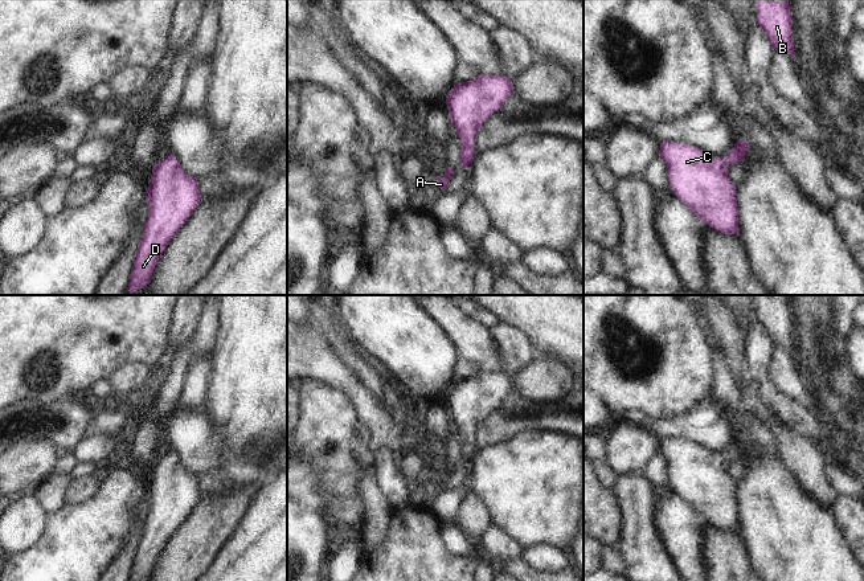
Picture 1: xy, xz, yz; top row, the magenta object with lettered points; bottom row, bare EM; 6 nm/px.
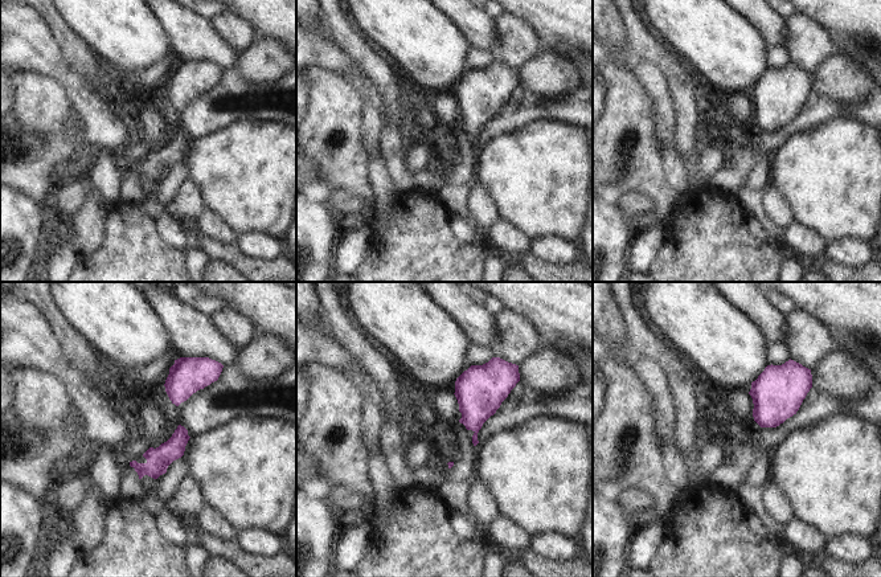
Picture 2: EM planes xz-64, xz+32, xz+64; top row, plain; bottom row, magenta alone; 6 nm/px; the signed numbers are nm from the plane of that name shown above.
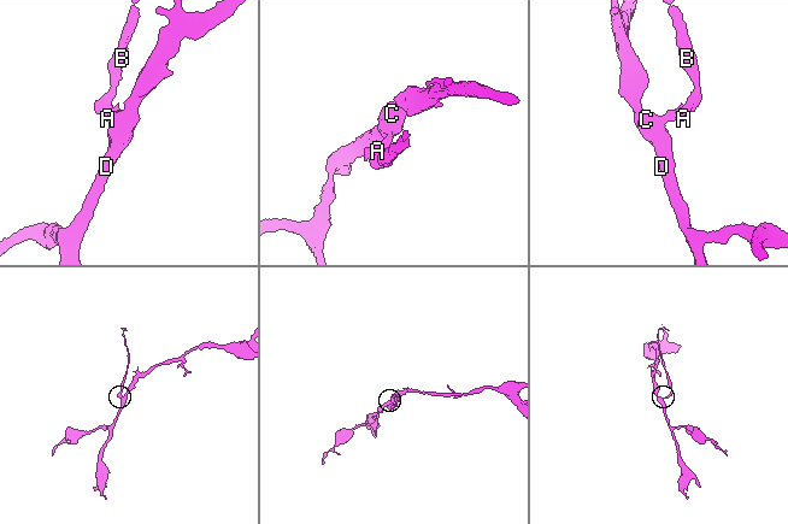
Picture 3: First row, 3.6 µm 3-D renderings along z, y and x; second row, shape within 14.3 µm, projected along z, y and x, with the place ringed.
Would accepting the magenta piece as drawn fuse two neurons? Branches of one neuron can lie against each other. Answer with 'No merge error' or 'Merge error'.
No merge error.

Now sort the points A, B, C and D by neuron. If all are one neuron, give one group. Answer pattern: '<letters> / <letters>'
A B C D

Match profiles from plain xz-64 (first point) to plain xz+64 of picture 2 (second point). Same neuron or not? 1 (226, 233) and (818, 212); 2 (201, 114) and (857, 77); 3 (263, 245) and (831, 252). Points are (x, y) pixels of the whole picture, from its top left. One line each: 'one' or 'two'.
1: two
2: two
3: one

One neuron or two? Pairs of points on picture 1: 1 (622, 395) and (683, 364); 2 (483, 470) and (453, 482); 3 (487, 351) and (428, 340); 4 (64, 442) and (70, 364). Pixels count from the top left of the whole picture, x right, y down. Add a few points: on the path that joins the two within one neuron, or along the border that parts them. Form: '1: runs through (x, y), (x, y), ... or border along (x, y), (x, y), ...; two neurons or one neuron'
1: runs through (637, 387), (648, 387), (668, 367); one neuron
2: border along (467, 467), (465, 479); two neurons
3: border along (435, 322), (455, 346); two neurons
4: border along (66, 397), (45, 405), (36, 402); two neurons

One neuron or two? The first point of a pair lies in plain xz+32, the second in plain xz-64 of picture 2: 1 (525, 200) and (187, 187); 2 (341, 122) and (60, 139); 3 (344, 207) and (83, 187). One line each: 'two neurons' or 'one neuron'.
1: two neurons
2: two neurons
3: one neuron

